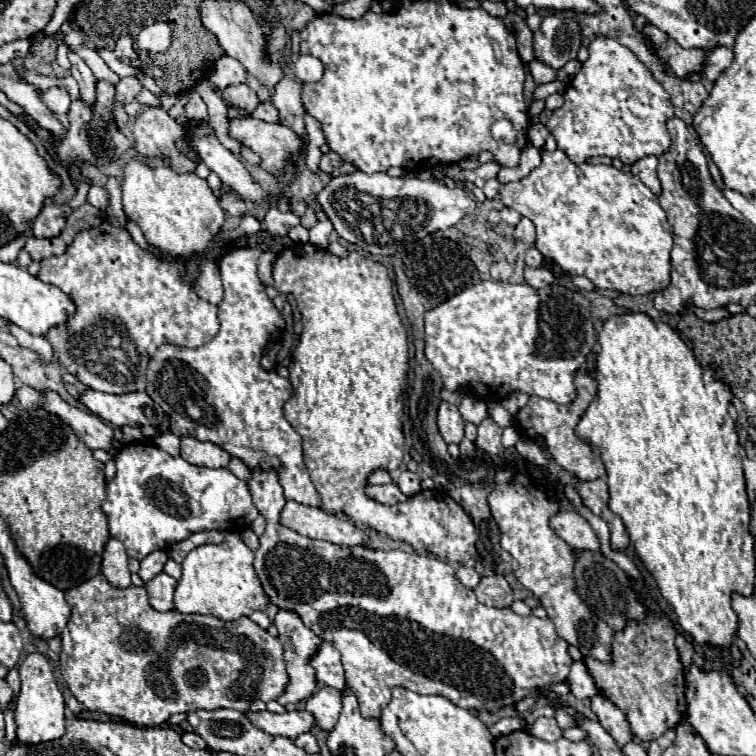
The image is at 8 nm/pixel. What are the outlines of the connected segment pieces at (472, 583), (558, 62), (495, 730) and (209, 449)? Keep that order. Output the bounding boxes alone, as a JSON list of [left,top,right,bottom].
[[456,567,480,589],[534,13,582,69],[490,717,522,737],[182,437,230,469]]

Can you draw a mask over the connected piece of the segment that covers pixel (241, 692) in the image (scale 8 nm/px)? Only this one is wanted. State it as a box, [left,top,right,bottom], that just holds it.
[60,573,288,727]

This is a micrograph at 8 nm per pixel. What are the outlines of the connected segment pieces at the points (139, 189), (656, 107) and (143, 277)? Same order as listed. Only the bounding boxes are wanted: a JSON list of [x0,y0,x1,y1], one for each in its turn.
[[122,159,224,257],[548,37,674,163],[36,221,218,393]]

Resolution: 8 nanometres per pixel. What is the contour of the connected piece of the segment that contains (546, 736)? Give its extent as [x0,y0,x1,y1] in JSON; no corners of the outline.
[530,717,562,741]

